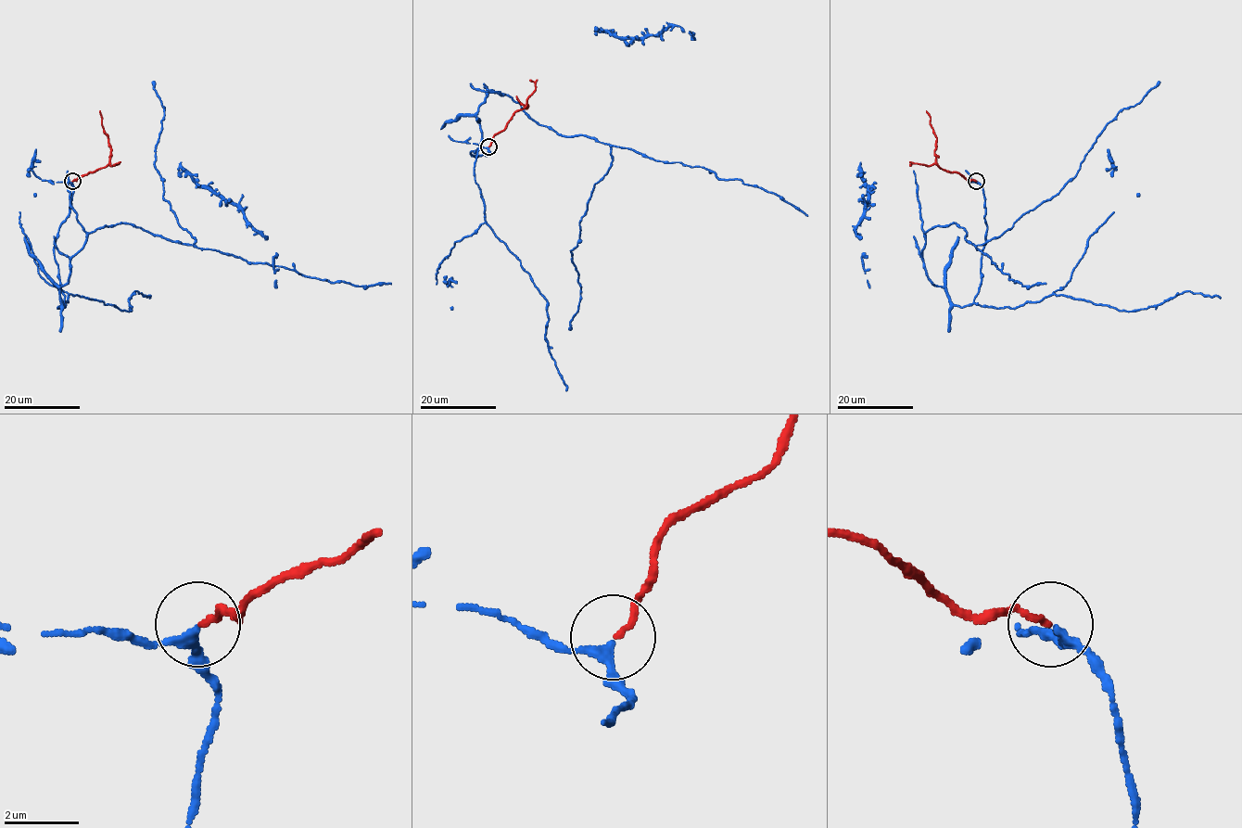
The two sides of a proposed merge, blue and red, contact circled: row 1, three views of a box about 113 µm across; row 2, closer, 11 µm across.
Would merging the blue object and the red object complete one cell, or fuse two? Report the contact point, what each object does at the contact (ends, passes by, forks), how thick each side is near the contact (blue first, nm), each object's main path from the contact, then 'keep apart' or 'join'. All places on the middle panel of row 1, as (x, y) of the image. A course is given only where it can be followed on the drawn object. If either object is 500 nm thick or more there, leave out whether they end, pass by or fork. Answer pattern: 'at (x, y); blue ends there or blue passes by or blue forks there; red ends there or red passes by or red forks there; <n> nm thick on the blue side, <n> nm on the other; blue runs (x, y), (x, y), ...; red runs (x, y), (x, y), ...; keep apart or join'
at (488, 146); blue passes by; red ends there; 200 nm thick on the blue side, 150 nm on the other; blue runs (488, 147), (470, 154), (497, 92), (611, 147), (571, 250), (569, 329); red runs (488, 146), (513, 114), (526, 107), (517, 95); join

